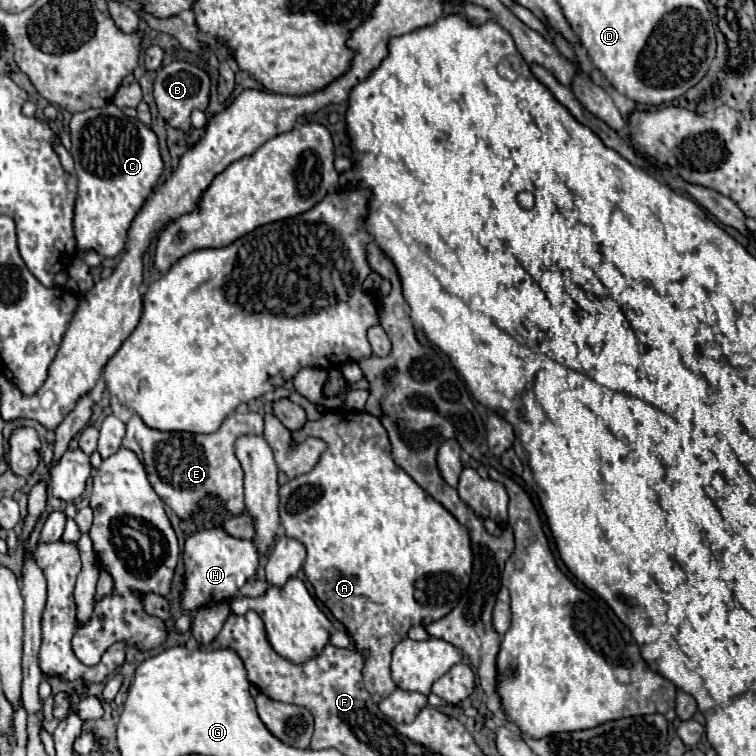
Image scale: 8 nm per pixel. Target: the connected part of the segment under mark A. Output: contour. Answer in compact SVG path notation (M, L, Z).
M329 410L319 420L307 420L293 436L317 436L327 442L327 450L311 472L279 488L281 524L289 538L305 544L305 576L313 584L315 596L343 622L355 648L365 652L365 688L375 702L381 702L397 688L389 672L391 650L407 638L411 626L429 626L447 616L467 588L473 562L469 532L393 462L387 432L373 414Z

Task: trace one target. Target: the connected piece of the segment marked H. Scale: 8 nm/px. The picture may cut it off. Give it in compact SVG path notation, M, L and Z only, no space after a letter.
M203 528L191 534L183 548L185 562L185 592L181 602L187 610L197 610L201 606L229 602L239 594L241 588L259 566L259 556L249 540L239 540L225 534L221 528Z

